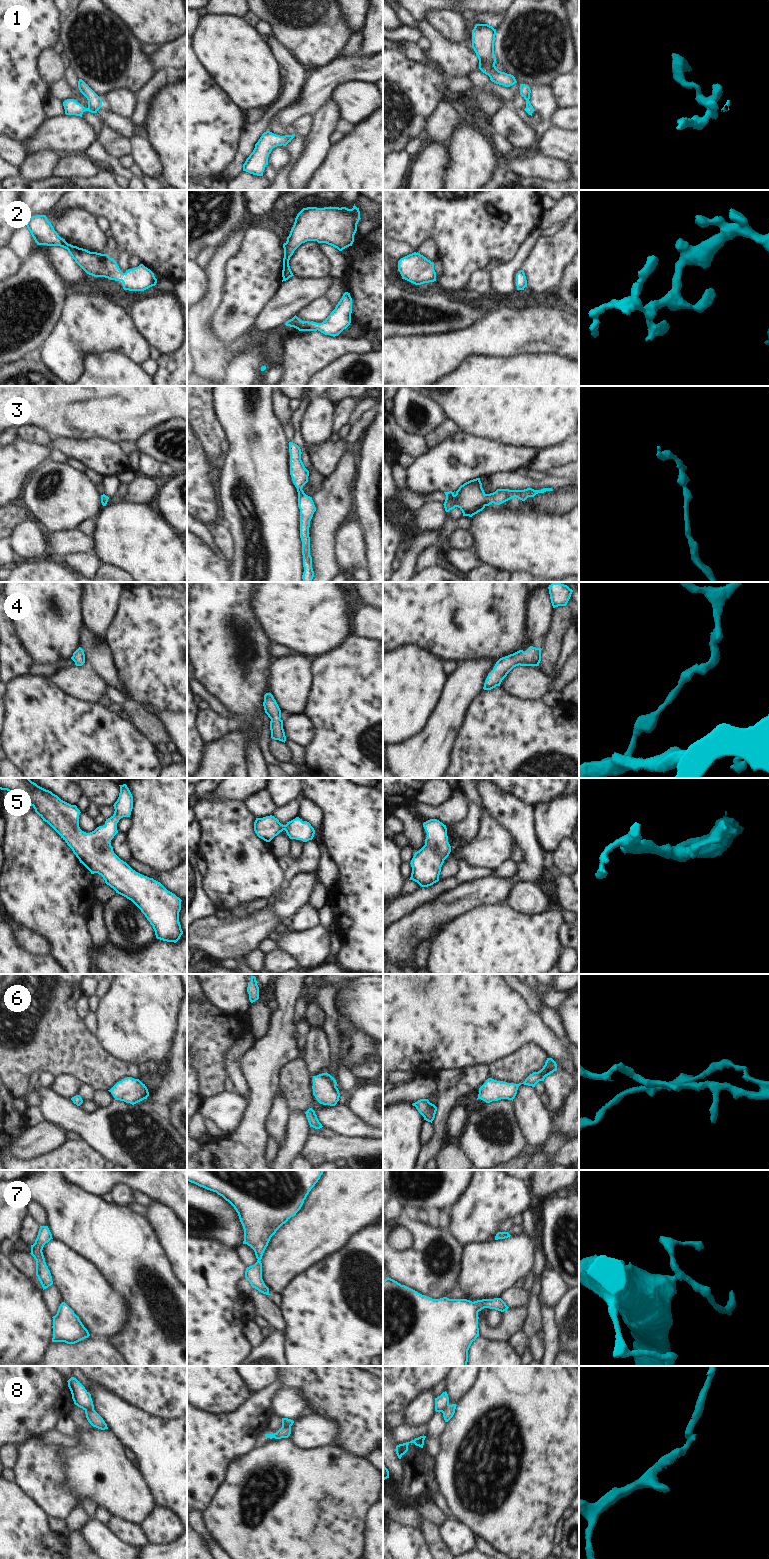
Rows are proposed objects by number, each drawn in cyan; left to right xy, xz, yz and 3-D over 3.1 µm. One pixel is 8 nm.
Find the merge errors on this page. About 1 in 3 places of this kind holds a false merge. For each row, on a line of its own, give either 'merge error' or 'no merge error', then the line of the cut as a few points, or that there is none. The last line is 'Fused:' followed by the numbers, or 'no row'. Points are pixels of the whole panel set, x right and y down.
1: no merge error | no cut
2: no merge error | no cut
3: no merge error | no cut
4: no merge error | no cut
5: no merge error | no cut
6: no merge error | no cut
7: no merge error | no cut
8: merge error | xy (93, 1408), (85, 1410)
Fused: 8

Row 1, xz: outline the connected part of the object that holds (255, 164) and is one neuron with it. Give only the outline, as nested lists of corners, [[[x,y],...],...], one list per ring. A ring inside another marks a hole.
[[[270,131],[262,134],[255,144],[253,152],[243,164],[243,171],[250,174],[263,176],[265,167],[268,165],[268,157],[272,149],[277,146],[286,146],[294,138],[295,134],[280,136]]]

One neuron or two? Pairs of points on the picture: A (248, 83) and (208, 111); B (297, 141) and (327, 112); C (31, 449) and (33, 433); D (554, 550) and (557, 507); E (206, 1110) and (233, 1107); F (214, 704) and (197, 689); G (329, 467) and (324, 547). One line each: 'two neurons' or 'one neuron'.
A: two neurons
B: two neurons
C: two neurons
D: two neurons
E: one neuron
F: one neuron
G: two neurons

